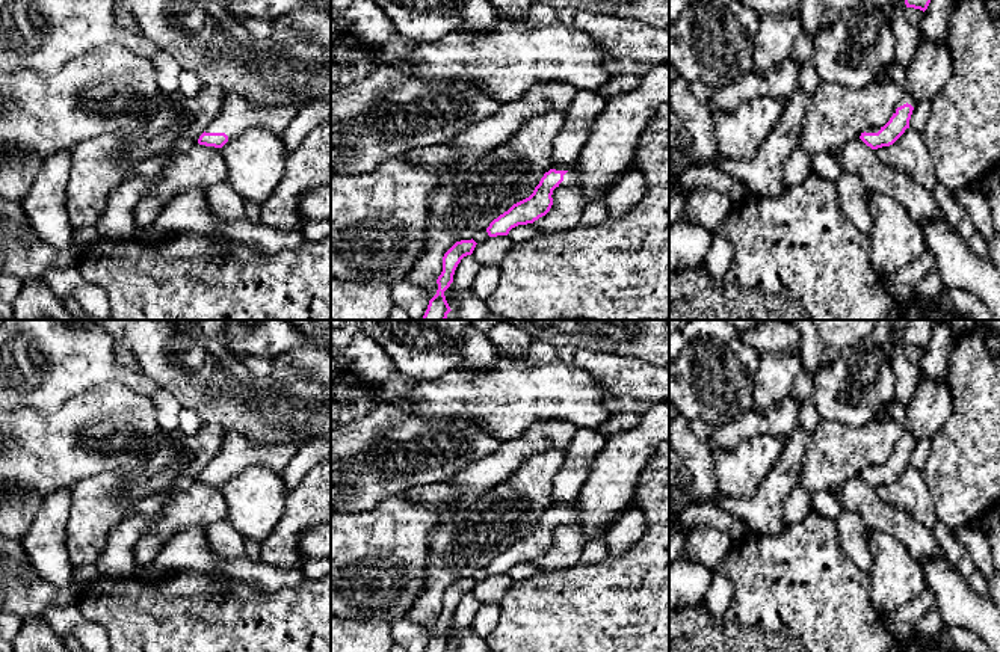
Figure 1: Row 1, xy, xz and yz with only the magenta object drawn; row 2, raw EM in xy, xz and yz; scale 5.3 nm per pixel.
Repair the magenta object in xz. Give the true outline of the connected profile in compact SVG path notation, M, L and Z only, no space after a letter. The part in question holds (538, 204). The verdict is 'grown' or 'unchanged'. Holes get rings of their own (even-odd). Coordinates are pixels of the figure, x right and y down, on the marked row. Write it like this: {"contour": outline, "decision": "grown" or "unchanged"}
{"contour": "M577 161L563 169L550 169L529 198L514 204L489 223L486 228L488 235L508 235L518 225L533 223L550 211L553 205L551 195L556 187L576 187L580 178Z", "decision": "grown"}

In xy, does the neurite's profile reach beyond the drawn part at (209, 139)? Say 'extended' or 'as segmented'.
extended

